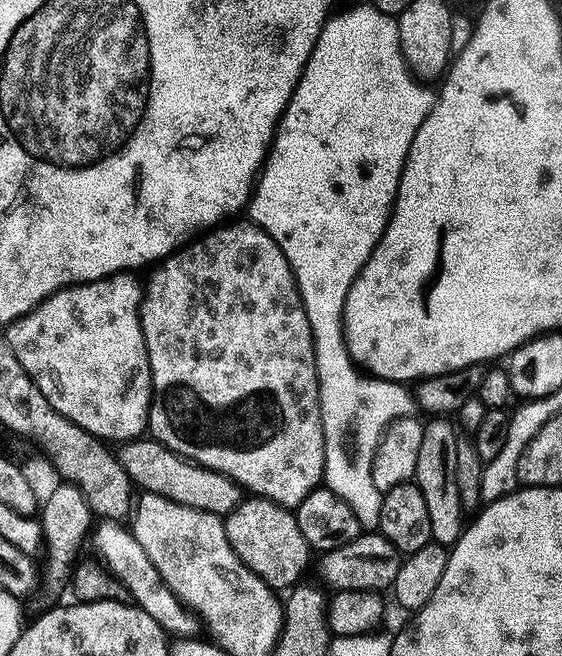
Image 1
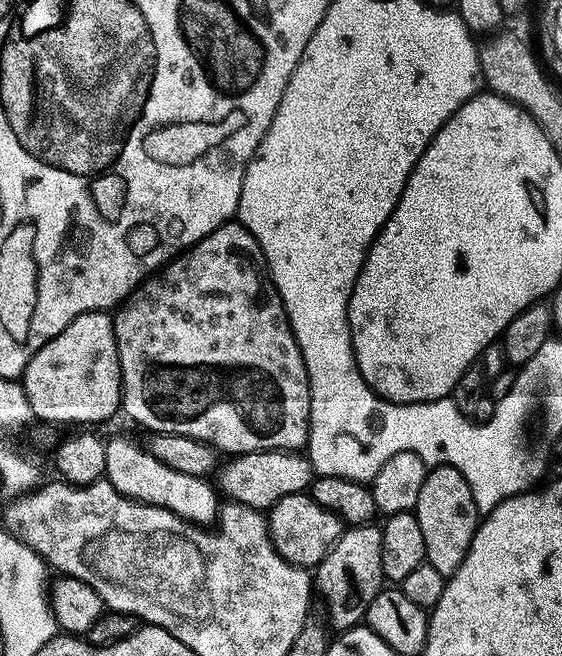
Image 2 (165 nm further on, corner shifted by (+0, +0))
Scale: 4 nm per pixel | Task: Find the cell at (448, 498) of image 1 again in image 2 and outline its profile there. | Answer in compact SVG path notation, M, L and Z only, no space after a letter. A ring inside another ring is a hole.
M447 466L433 467L426 478L426 486L422 486L414 515L426 542L426 562L434 566L438 574L451 578L462 562L466 562L466 554L482 523L482 513L478 510L470 482L466 482L458 470Z

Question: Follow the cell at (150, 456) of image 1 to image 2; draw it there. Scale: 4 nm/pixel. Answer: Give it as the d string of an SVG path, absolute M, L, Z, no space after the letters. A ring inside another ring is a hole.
M252 452L250 455L235 457L215 473L214 484L219 493L231 503L245 505L256 511L268 512L282 498L299 496L311 489L316 471L311 459L301 453Z

